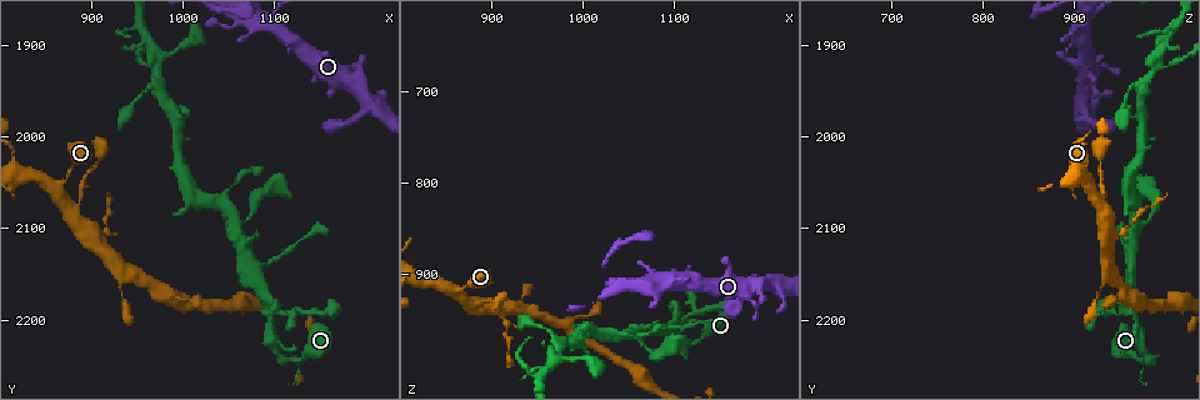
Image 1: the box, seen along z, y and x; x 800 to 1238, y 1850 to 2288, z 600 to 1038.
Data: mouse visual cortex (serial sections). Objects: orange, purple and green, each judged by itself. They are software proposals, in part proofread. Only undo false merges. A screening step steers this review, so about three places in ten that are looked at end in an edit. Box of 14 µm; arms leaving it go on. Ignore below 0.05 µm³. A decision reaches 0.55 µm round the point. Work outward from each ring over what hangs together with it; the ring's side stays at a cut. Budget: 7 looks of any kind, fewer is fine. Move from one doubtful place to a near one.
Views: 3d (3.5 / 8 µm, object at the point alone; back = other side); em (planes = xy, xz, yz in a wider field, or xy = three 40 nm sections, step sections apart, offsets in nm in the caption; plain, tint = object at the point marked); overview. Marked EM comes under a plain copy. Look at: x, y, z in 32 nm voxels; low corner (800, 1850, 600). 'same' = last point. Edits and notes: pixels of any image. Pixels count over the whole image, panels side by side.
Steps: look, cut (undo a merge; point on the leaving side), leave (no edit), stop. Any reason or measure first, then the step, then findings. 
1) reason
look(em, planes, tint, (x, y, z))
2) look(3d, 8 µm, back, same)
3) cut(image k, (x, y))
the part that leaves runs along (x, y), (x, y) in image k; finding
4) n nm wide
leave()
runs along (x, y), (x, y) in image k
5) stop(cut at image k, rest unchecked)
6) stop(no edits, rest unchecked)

sharp bend
look(3d, 3.5 µm, (1115, 2240, 980))

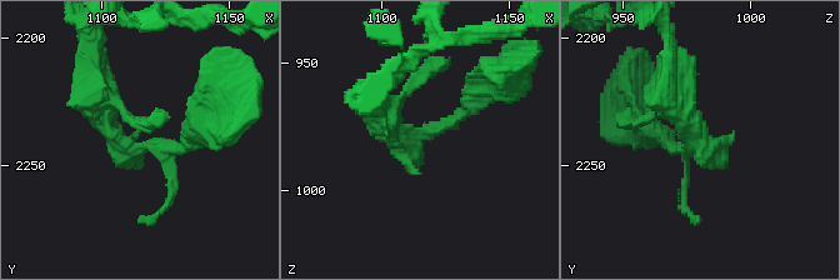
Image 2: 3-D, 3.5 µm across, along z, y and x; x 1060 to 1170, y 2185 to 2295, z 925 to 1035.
shape alone is not enough
look(em, xy, step 2, tint, (1114, 2244, 978))

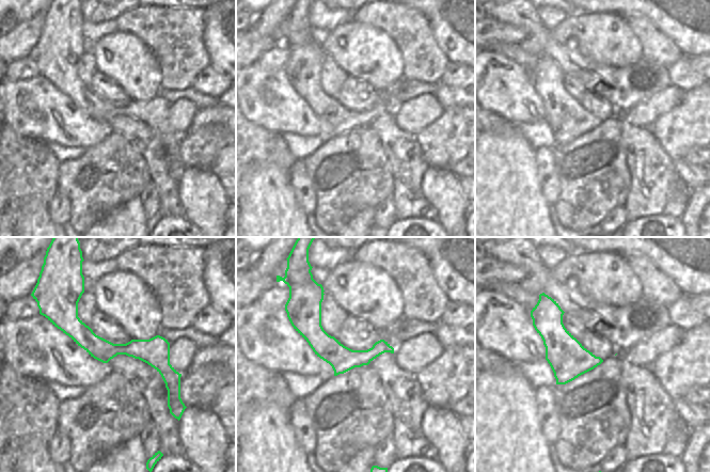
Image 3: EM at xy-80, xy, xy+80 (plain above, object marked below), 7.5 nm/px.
leave()
runs along (60, 316), (100, 349), (146, 350), (173, 397) in image 3; all the same cell

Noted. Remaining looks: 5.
abrupt turn
look(3d, 3.5 µm, back, (1075, 2155, 960))

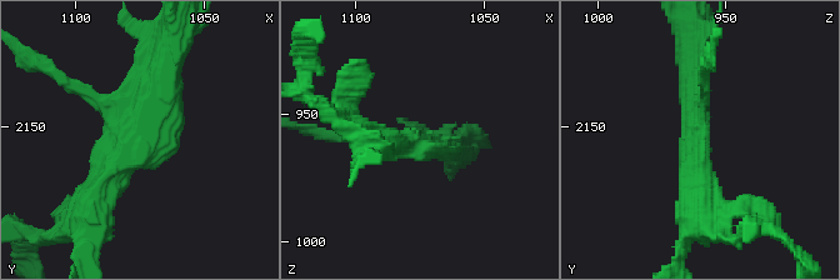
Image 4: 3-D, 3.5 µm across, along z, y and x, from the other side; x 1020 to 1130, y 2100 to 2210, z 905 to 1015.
3 arms; arms of 150, 350, 400 nm
look(em, xy, step 2, tint, (1076, 2151, 962))

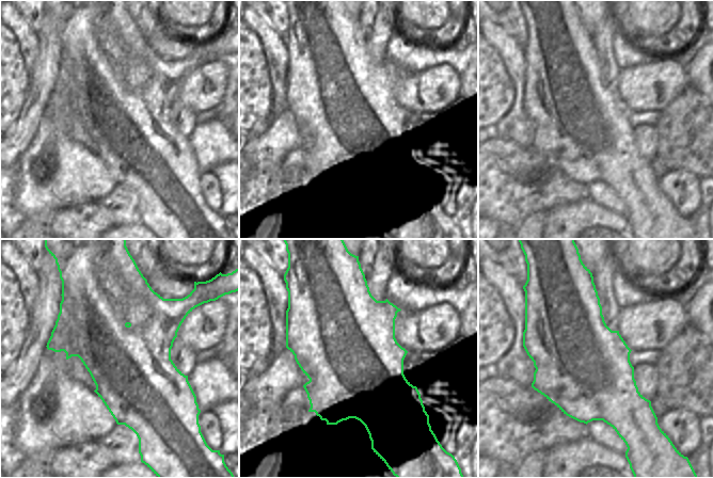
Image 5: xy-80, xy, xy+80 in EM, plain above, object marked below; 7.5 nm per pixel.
leave()
runs along (93, 198), (150, 118), (170, 51) in image 4; one cell here

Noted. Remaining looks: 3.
sudden change in width
look(3d, 8 µm, (1045, 2065, 965))

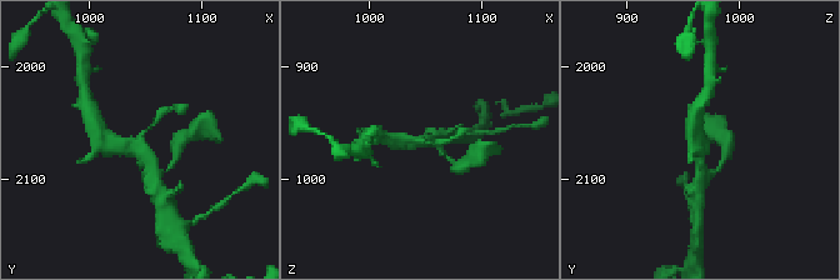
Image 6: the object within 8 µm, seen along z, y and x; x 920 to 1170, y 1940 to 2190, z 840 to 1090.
shape alone is not enough
look(em, planes, tint, (1044, 2068, 966))

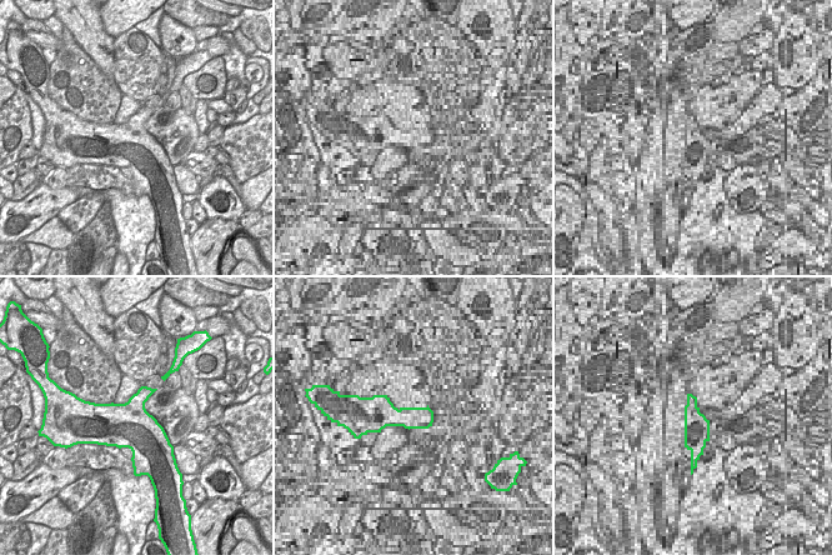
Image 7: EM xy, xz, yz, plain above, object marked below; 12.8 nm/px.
leave()
runs along (153, 171), (140, 136), (161, 113) in image 6; one cell here

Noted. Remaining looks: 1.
stop(no edits, rest unchecked)

